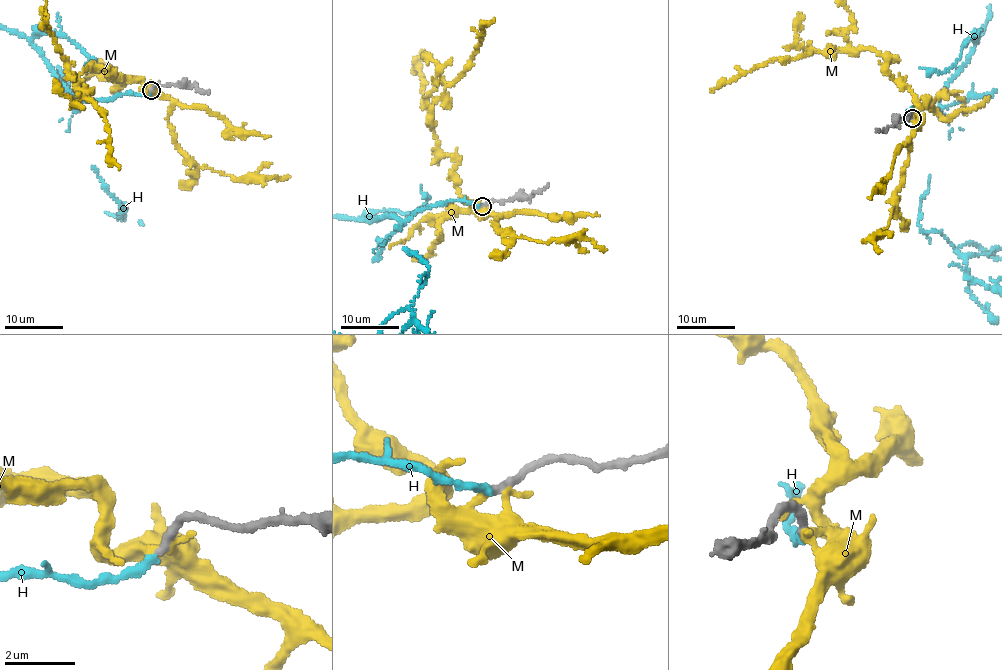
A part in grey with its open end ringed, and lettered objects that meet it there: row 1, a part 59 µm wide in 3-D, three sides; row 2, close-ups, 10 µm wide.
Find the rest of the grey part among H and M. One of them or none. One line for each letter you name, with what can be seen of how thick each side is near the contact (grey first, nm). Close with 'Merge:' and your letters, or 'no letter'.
H: Thickness 240 nm (grey) against 240 nm
Merge: H

